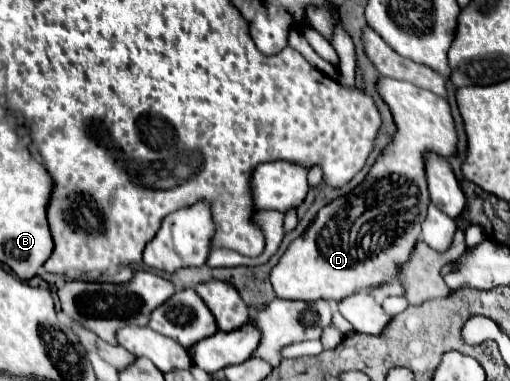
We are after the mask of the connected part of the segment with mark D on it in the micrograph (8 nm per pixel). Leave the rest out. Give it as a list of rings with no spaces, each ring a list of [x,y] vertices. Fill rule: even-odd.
[[[384,75],[376,81],[376,91],[392,111],[396,133],[392,135],[392,141],[386,145],[386,149],[374,161],[364,181],[348,195],[342,195],[324,205],[318,211],[316,221],[310,223],[310,229],[288,245],[286,253],[280,257],[278,265],[270,273],[270,283],[280,299],[340,301],[346,295],[352,295],[360,289],[382,285],[396,277],[398,263],[410,257],[414,243],[420,239],[420,225],[426,217],[426,207],[430,203],[422,153],[430,149],[438,151],[438,155],[442,157],[450,157],[456,151],[456,129],[450,115],[450,105],[444,97],[438,97],[426,89],[418,89],[408,81],[398,81]]]

